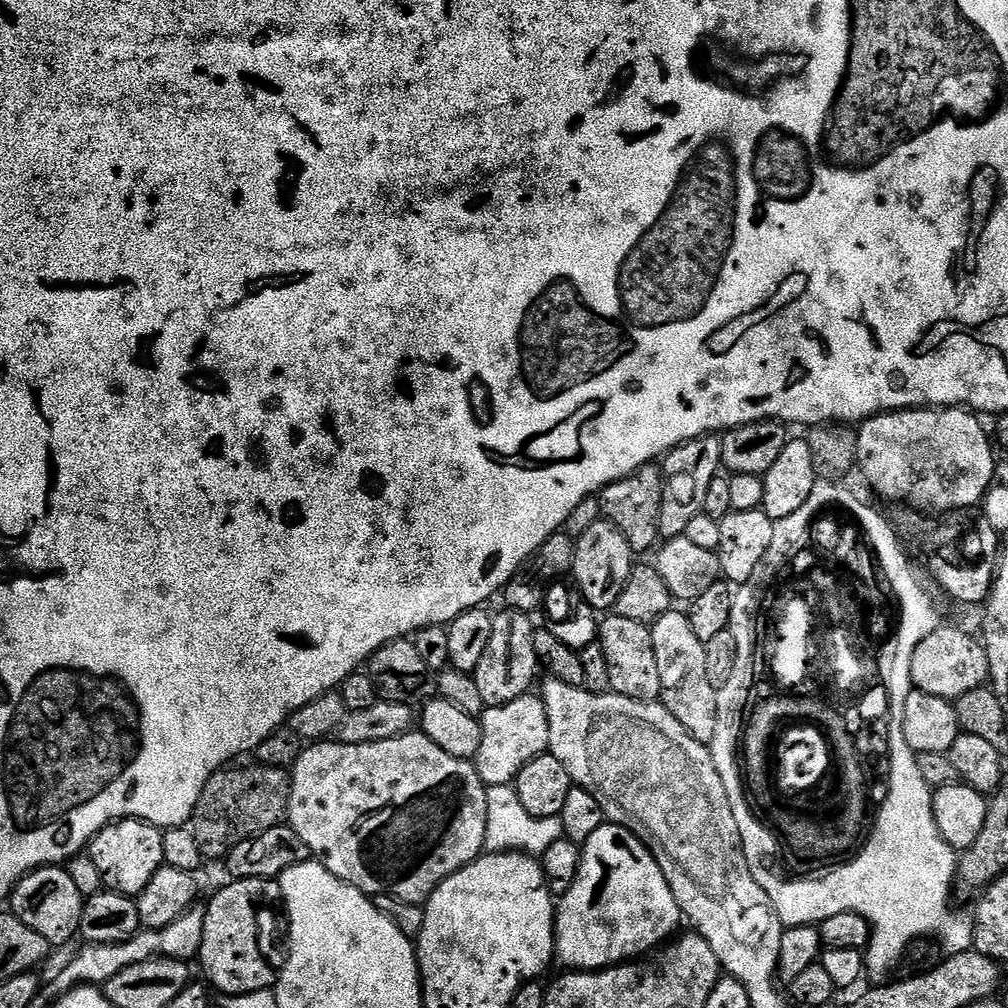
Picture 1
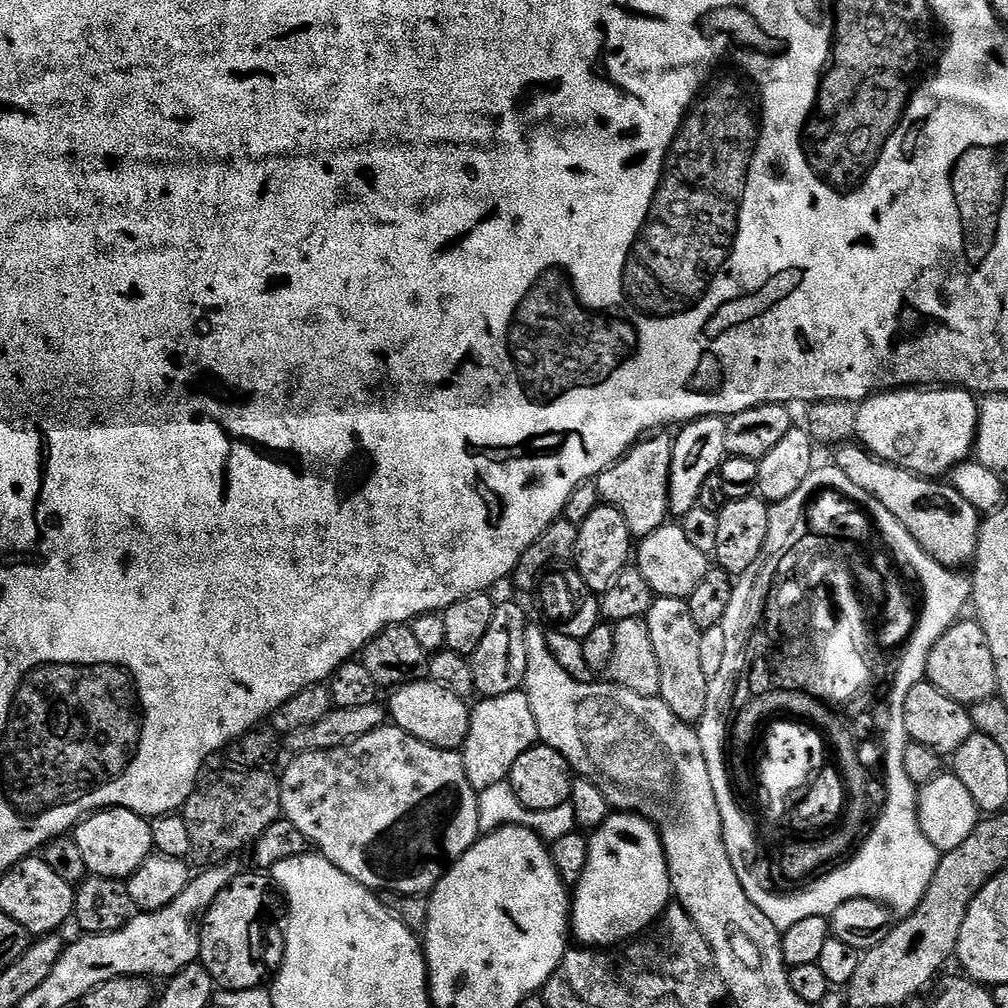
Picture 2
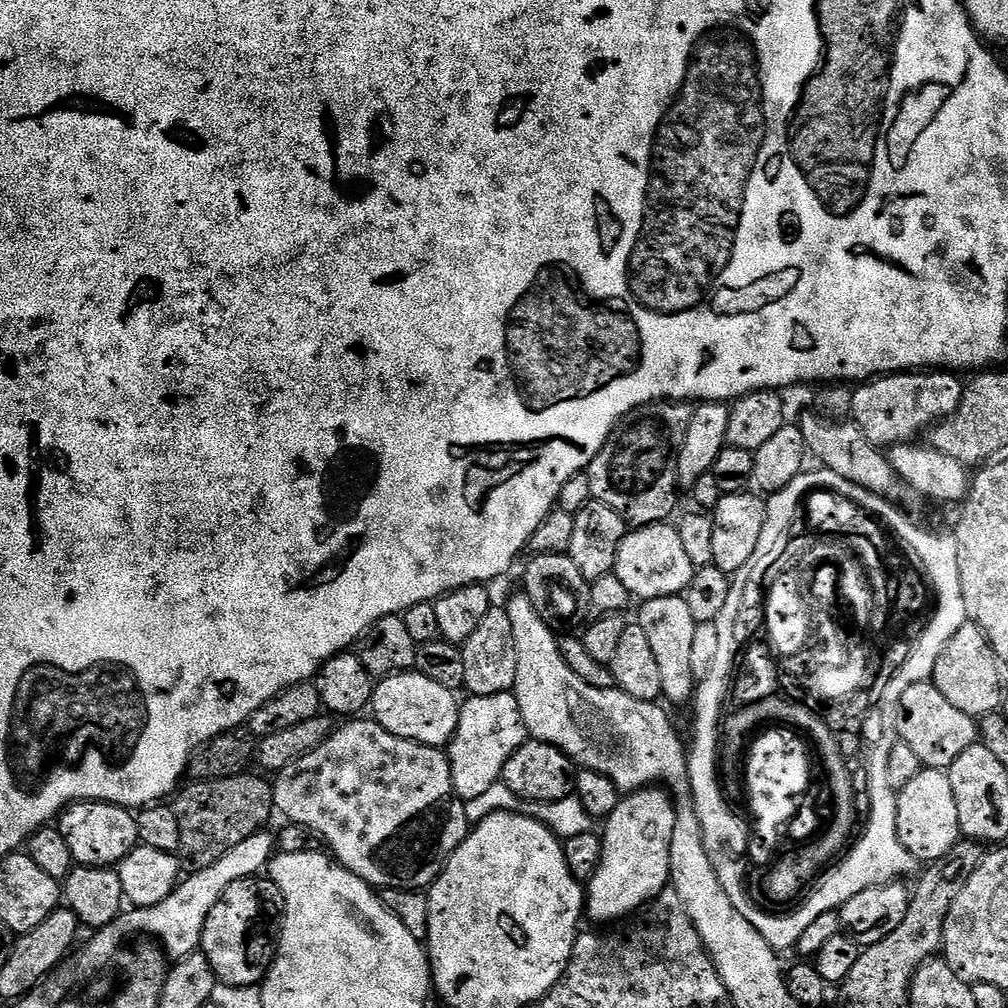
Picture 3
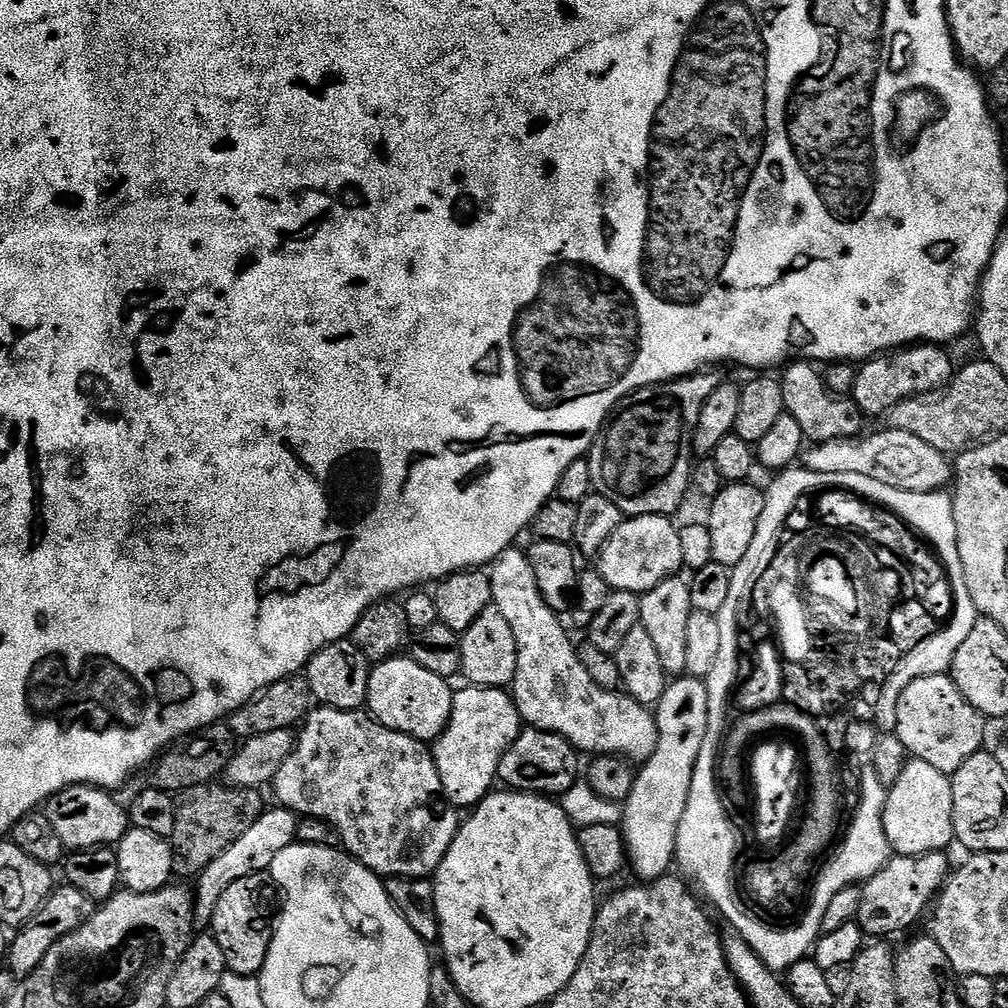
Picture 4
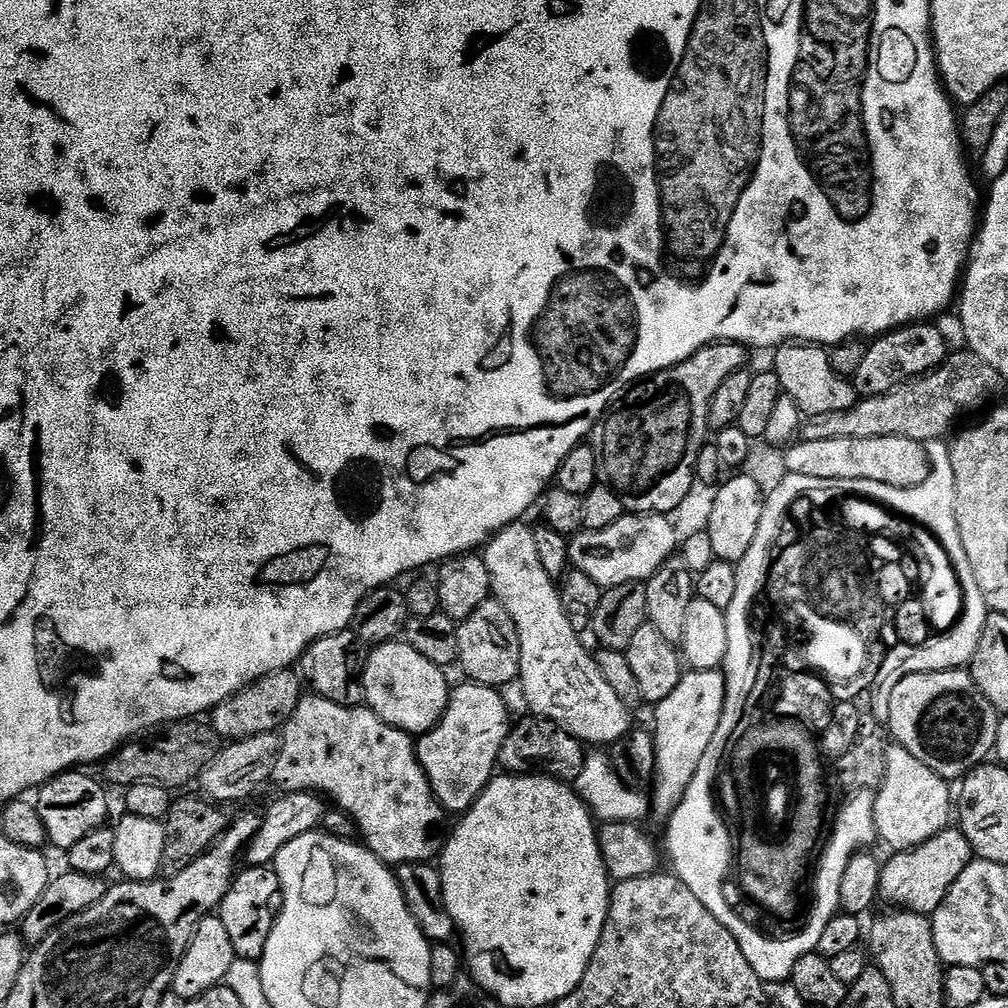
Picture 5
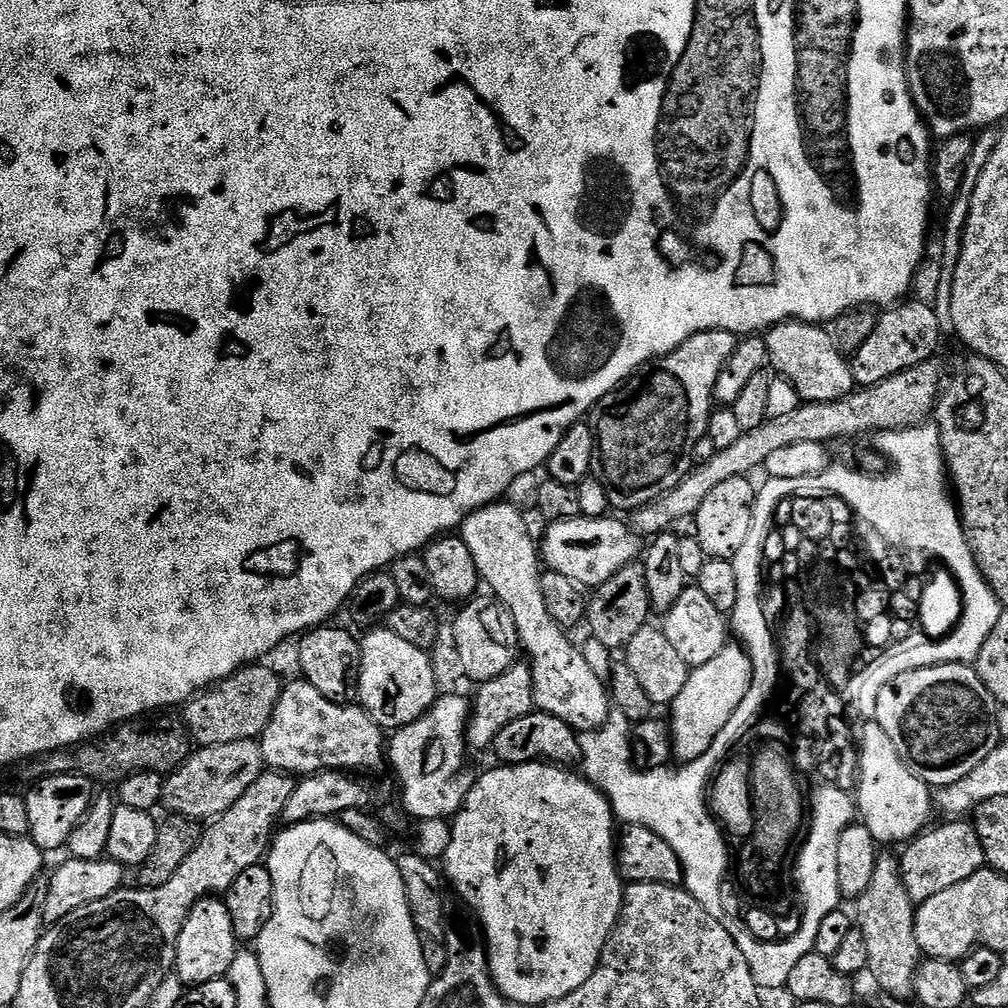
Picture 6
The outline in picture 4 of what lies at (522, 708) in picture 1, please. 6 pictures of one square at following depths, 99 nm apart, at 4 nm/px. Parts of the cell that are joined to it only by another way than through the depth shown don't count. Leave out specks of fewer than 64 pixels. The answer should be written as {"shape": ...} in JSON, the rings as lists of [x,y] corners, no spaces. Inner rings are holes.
{"shape":[[[464,686],[452,697],[452,717],[446,730],[434,741],[432,757],[436,760],[444,799],[460,810],[471,810],[493,791],[500,775],[500,763],[506,750],[520,737],[522,721],[516,701],[505,689]]]}

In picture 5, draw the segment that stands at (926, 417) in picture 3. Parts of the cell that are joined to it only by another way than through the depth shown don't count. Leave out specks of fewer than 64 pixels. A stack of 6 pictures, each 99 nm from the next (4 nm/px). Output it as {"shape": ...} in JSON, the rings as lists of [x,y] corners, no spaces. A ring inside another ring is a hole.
{"shape":[[[932,322],[907,324],[904,328],[896,328],[893,332],[875,337],[868,344],[866,358],[862,358],[858,370],[850,378],[852,385],[856,387],[857,397],[881,396],[898,385],[913,380],[915,376],[924,376],[936,369],[948,357],[950,345],[943,330],[934,325]]]}

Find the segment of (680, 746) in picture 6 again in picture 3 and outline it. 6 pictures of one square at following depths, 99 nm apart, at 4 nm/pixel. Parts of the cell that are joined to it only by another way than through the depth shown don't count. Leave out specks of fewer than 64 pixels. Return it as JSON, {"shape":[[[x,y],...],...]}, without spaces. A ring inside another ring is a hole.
{"shape":[[[660,786],[641,788],[639,792],[621,799],[614,814],[606,818],[605,824],[608,825],[602,828],[602,862],[586,884],[587,919],[631,917],[639,913],[662,889],[669,887],[672,871],[670,846],[674,838],[676,809],[673,797]]]}

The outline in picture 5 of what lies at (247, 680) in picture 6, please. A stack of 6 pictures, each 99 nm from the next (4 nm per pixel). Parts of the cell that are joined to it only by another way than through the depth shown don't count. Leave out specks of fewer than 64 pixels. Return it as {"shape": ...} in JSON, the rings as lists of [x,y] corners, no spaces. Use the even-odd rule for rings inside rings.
{"shape":[[[292,670],[263,676],[261,680],[254,681],[217,708],[213,708],[210,713],[210,727],[224,742],[254,738],[267,732],[275,733],[283,729],[284,723],[296,709],[302,695],[300,686],[302,688],[301,677]]]}

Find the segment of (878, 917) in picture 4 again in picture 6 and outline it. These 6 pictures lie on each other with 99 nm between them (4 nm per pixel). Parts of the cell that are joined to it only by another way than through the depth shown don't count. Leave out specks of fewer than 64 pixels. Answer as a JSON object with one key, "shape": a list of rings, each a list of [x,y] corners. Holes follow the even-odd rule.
{"shape":[[[952,818],[949,824],[934,828],[921,832],[898,856],[900,877],[916,906],[934,898],[934,894],[942,894],[942,890],[950,890],[950,886],[958,886],[958,882],[966,882],[970,874],[978,874],[985,867],[982,842],[975,823],[964,818]]]}

